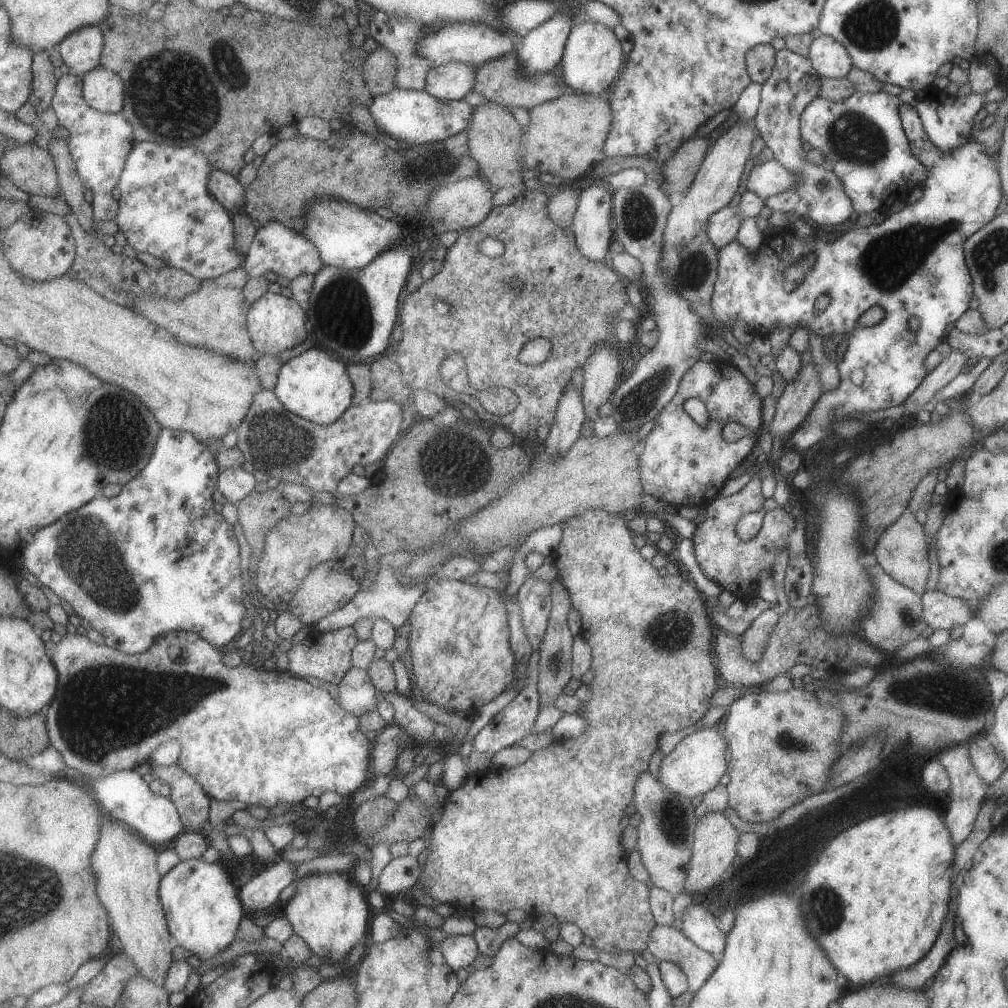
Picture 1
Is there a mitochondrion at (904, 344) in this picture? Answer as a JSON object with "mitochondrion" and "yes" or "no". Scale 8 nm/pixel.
{"mitochondrion":"no"}

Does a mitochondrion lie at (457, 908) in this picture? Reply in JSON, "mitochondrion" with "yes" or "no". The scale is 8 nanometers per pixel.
{"mitochondrion":"no"}

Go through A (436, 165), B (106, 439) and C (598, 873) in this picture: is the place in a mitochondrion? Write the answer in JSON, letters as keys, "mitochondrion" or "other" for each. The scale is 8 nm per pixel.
{"A":"mitochondrion","B":"mitochondrion","C":"other"}

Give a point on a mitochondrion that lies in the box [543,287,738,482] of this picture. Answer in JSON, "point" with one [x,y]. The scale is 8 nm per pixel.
{"point":[641,400]}

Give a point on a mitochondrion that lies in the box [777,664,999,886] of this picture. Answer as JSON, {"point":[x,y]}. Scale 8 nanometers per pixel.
{"point":[916,690]}

